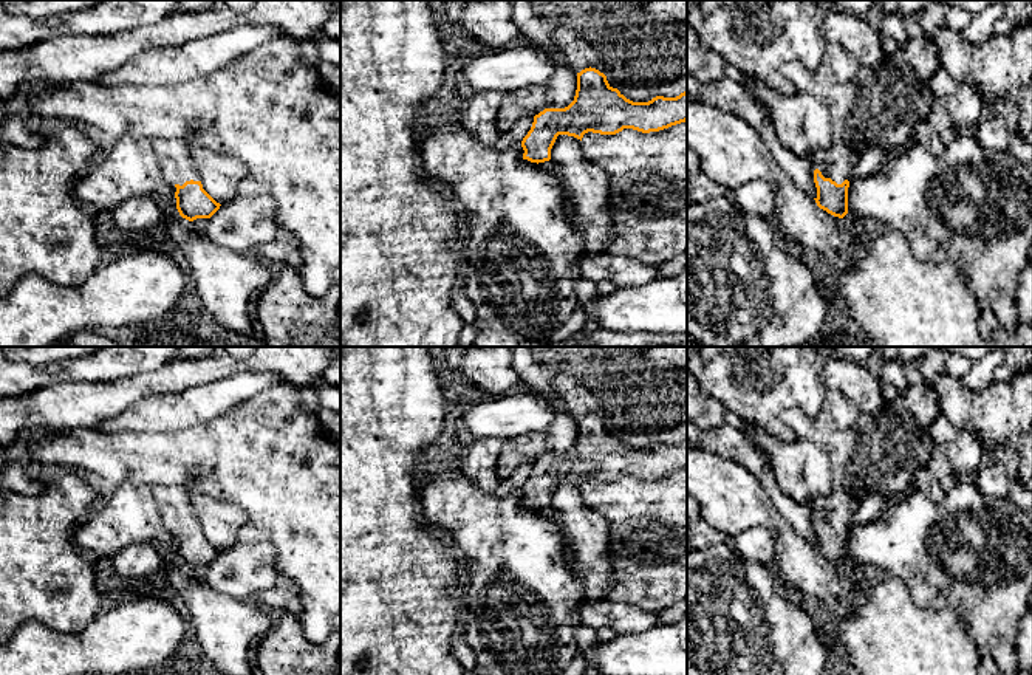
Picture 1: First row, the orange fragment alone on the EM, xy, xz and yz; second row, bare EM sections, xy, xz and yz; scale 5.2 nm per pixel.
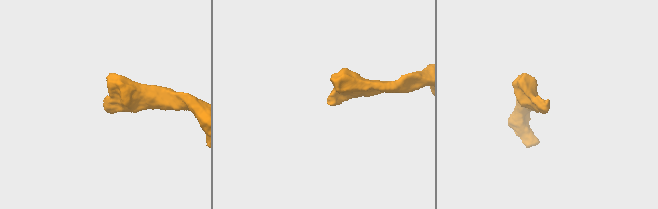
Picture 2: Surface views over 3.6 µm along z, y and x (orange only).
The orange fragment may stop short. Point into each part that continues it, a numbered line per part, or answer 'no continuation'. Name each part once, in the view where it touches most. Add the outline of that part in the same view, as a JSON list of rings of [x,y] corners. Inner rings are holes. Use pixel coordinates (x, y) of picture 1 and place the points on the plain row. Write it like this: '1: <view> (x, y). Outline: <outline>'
1: yz (837, 508). Outline: [[[834,485],[831,494],[823,497],[817,505],[818,517],[825,525],[831,525],[837,531],[845,526],[853,528],[853,517],[857,511],[859,500],[845,488]]]

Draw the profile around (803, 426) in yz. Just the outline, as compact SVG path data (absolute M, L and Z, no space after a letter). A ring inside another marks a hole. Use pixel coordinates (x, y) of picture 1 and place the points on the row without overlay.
M885 403L874 412L860 412L854 426L837 430L822 426L800 409L783 413L797 438L808 438L829 457L836 485L859 502L866 495L897 500L914 488L928 446L914 416Z

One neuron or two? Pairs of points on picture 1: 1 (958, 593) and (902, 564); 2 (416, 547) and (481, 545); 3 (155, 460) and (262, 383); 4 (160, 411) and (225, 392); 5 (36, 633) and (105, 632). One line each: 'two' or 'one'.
1: one
2: two
3: two
4: one
5: one

